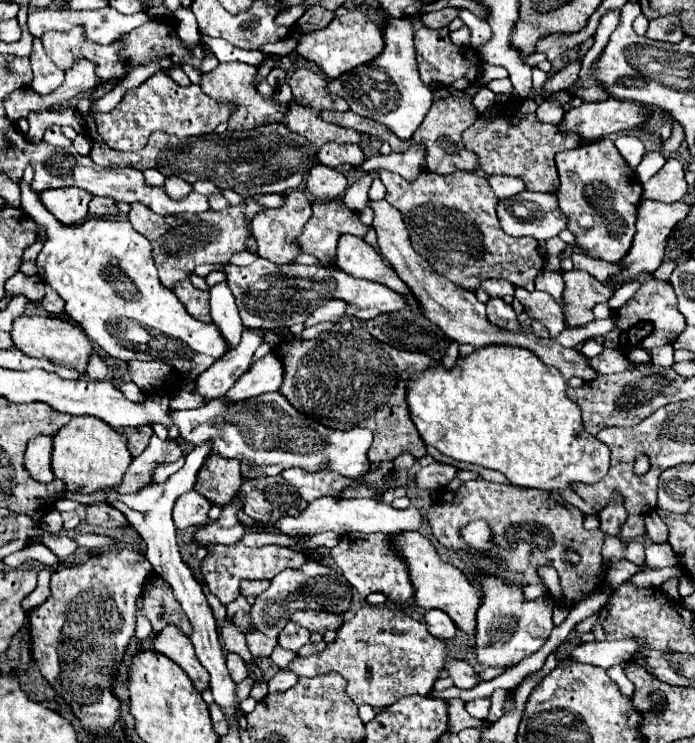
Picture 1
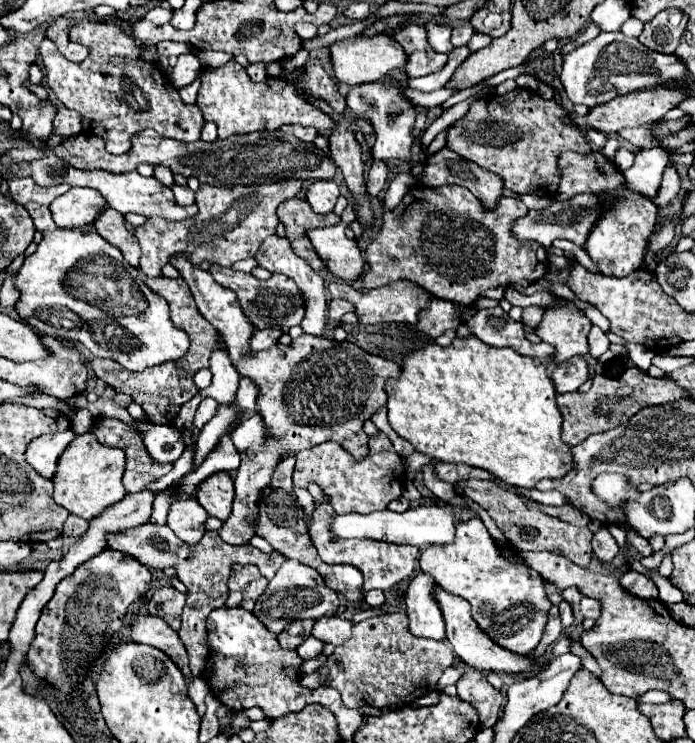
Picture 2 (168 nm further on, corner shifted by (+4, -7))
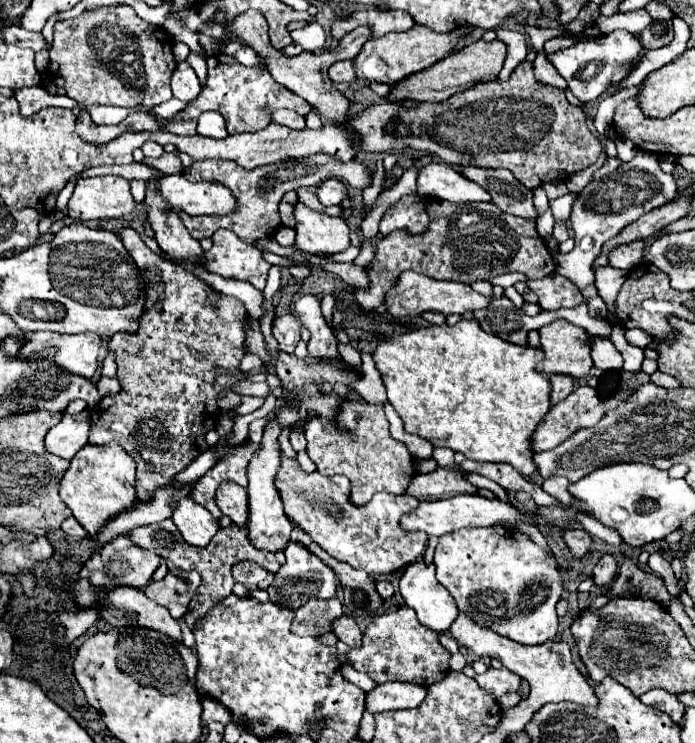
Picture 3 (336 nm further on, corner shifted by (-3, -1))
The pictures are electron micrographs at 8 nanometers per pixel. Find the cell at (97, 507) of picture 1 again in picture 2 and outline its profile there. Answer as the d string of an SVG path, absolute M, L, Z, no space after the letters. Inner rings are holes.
M140 525L136 529L124 531L124 533L114 533L108 535L108 547L116 549L120 553L128 553L134 559L138 559L142 565L152 567L152 569L166 569L166 567L174 567L176 577L186 585L188 593L190 593L190 603L186 603L184 611L182 611L182 627L178 631L180 641L184 643L188 657L190 657L190 671L192 675L202 675L204 667L206 667L206 657L208 657L208 645L206 645L206 617L210 615L210 611L214 611L216 607L226 605L226 597L228 597L228 577L230 577L230 569L236 563L252 563L260 569L260 573L266 579L272 579L274 573L278 571L278 567L286 561L284 555L278 555L278 551L274 551L272 555L262 553L260 549L252 547L252 545L228 545L220 539L218 531L206 531L202 541L196 545L186 545L184 541L180 541L170 527L156 527L156 525Z

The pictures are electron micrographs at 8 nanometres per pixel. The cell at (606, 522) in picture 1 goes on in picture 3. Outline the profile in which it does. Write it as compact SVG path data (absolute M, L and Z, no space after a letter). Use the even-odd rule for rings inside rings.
M603 555L601 561L597 563L597 567L593 569L593 581L597 585L607 585L611 583L611 579L617 575L617 561L613 555Z

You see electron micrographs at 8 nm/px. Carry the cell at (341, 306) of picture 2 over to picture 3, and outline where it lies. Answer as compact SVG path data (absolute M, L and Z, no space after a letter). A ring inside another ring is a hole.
M427 199L425 203L425 211L431 219L427 231L423 231L421 235L409 235L407 231L393 231L383 235L377 245L375 245L375 257L373 261L367 265L367 275L371 279L369 289L355 289L353 297L355 301L363 307L363 309L377 309L383 303L383 297L387 293L387 289L395 283L395 275L399 277L399 273L413 269L417 273L423 273L431 279L443 279L443 281L455 281L455 283L465 283L471 285L475 281L489 281L497 275L505 275L505 273L523 273L529 279L541 279L547 277L555 271L555 259L551 255L551 251L547 249L545 241L539 237L537 229L535 229L535 219L523 219L523 217L515 217L509 213L499 211L493 203L465 203L465 205L455 205L451 201L439 201L439 199Z

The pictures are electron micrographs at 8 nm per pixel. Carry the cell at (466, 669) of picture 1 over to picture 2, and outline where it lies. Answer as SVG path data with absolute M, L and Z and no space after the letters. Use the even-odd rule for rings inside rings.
M470 669L456 683L458 697L468 701L480 713L480 725L492 727L498 721L498 713L504 705L500 689L494 689L484 673Z

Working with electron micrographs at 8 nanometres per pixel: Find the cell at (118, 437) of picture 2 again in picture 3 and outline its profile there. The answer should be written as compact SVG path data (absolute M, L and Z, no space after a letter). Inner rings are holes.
M133 227L121 229L121 241L143 273L147 289L147 313L143 315L139 333L119 333L107 345L109 353L115 357L117 379L123 385L123 391L117 397L103 397L91 411L89 443L101 445L107 441L117 441L123 445L123 449L137 463L137 497L147 501L155 487L167 485L167 481L171 481L171 477L179 473L183 465L189 465L199 453L203 453L203 449L209 449L205 435L215 429L215 421L221 415L215 407L217 391L213 389L217 375L211 373L211 369L225 367L227 373L239 371L239 361L245 355L243 325L239 325L239 317L243 317L245 307L235 297L217 297L217 293L211 297L199 277L181 265L159 259Z

